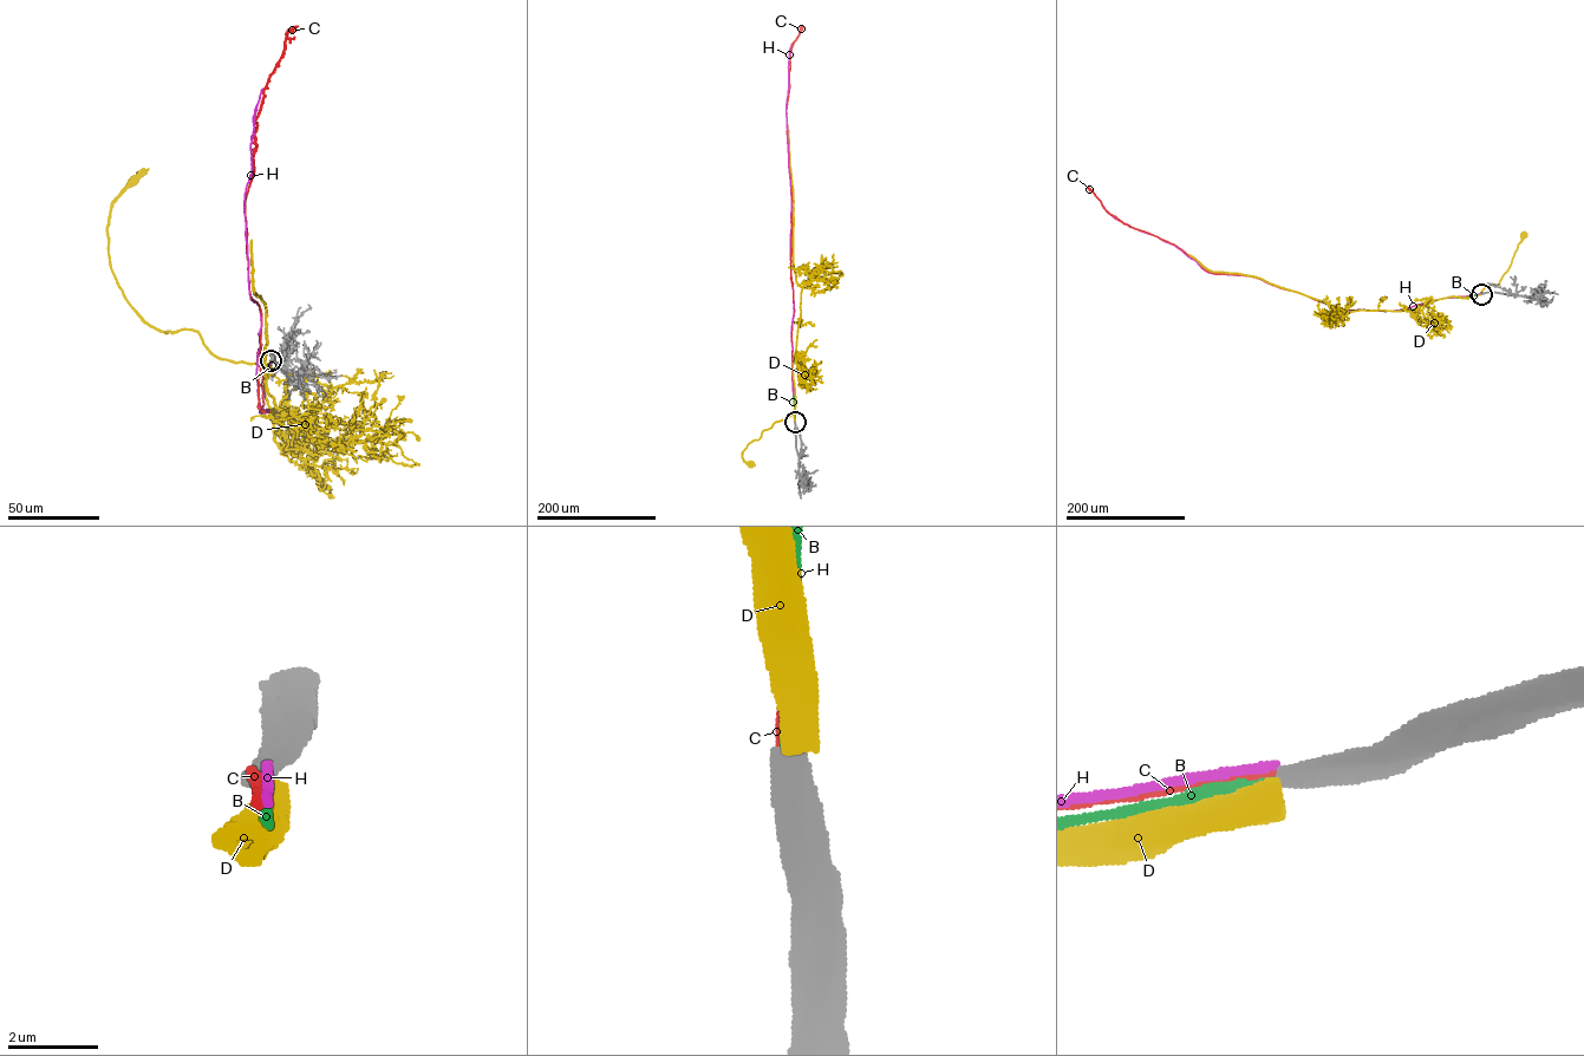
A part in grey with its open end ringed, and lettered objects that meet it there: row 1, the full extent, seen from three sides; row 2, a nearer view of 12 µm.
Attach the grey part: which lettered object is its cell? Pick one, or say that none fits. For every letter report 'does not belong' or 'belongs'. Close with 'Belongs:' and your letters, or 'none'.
B: does not belong
C: does not belong
D: belongs
H: does not belong
Belongs: D

